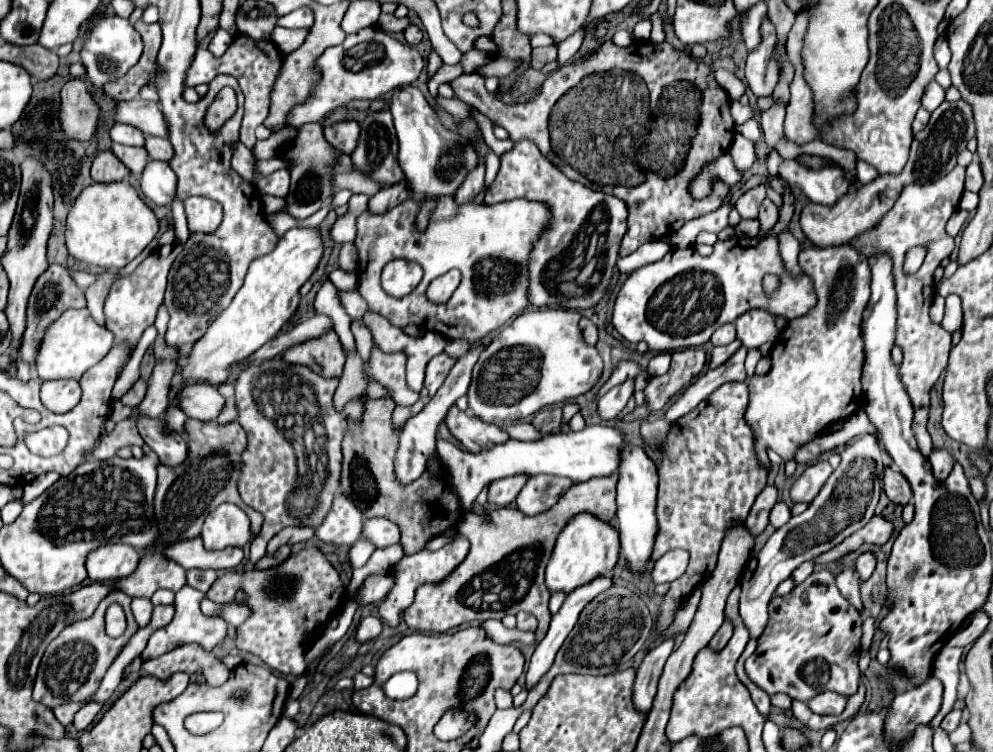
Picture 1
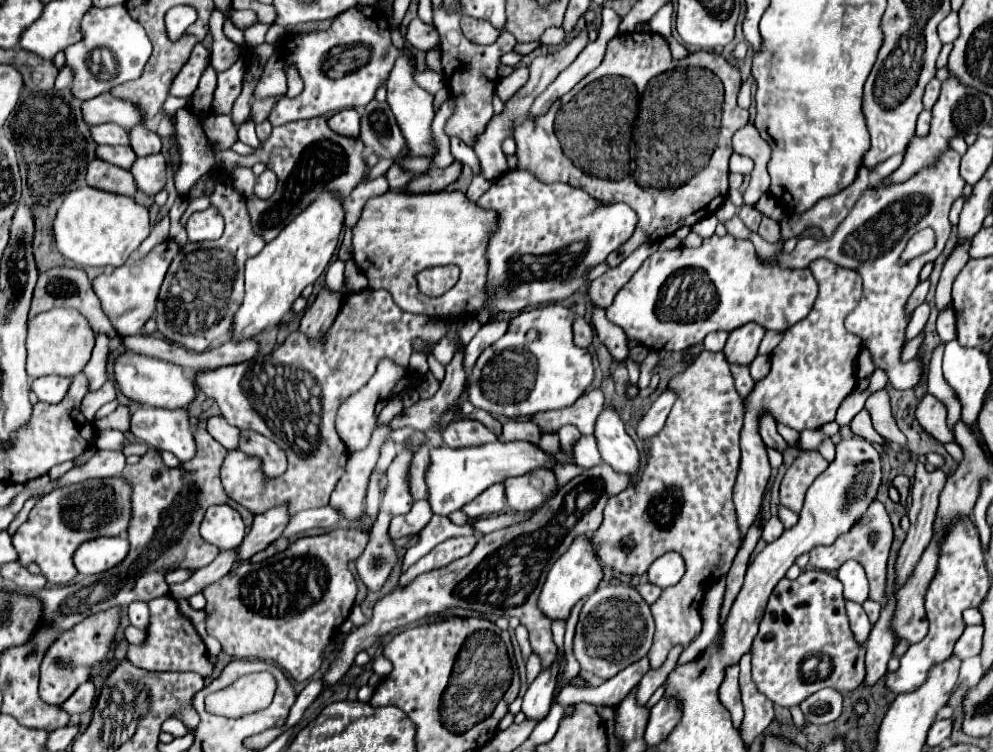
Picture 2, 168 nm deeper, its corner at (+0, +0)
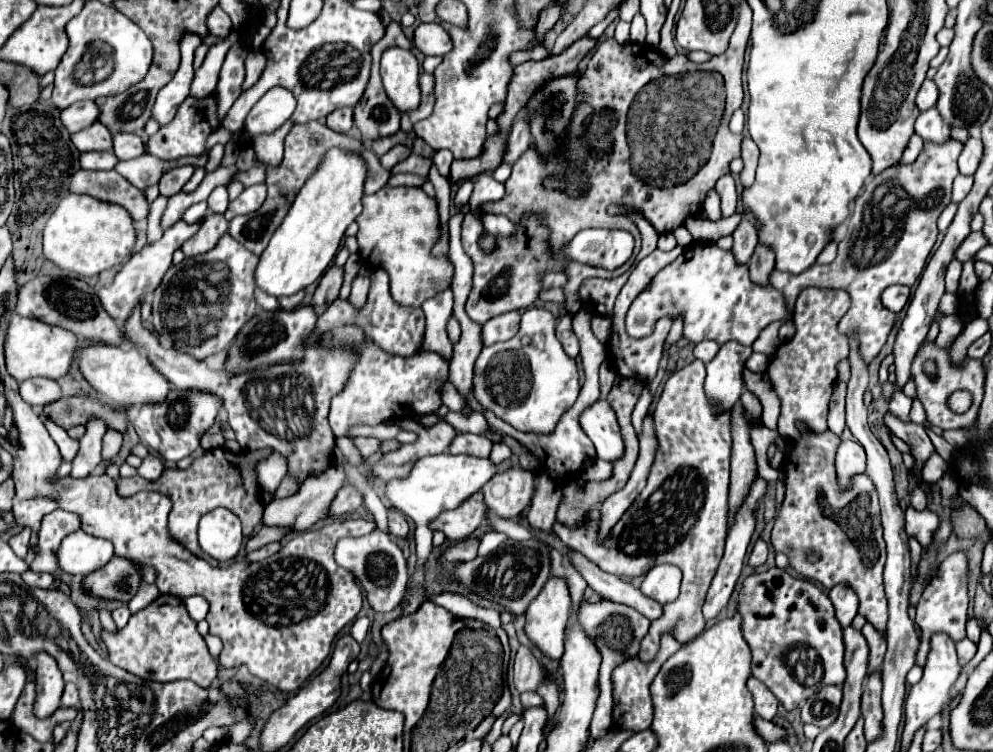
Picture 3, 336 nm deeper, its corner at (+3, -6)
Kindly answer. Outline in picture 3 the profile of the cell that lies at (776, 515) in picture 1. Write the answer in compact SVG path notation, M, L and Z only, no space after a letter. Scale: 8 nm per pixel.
M757 540L757 544L755 544L755 548L753 548L747 564L749 564L753 570L759 568L759 566L763 566L765 560L767 560L767 550L769 550L769 546L767 546L763 540Z

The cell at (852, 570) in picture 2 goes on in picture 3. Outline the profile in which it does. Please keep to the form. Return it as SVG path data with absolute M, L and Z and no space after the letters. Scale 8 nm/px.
M835 586L827 596L833 602L837 622L847 628L857 614L857 596L853 594L853 590L849 590L849 586Z

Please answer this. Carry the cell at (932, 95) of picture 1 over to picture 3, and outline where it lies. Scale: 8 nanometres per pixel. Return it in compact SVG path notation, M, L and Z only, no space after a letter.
M927 78L923 82L923 86L919 88L919 92L917 92L917 106L919 106L919 110L933 108L937 98L939 98L939 88L937 88L937 84L933 80Z

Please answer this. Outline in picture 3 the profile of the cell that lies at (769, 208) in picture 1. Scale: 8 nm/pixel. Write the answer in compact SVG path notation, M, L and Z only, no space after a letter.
M757 246L757 250L753 252L751 260L749 260L749 278L751 282L759 284L759 286L767 286L769 284L769 276L775 270L775 258L771 250L765 250L765 246Z

